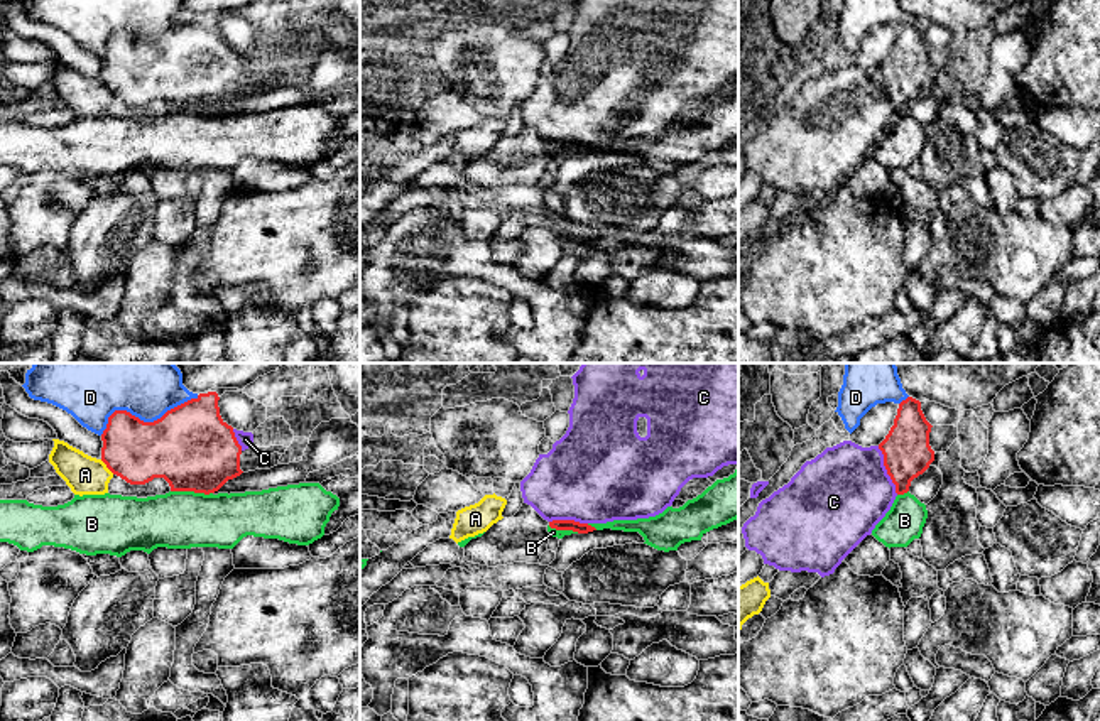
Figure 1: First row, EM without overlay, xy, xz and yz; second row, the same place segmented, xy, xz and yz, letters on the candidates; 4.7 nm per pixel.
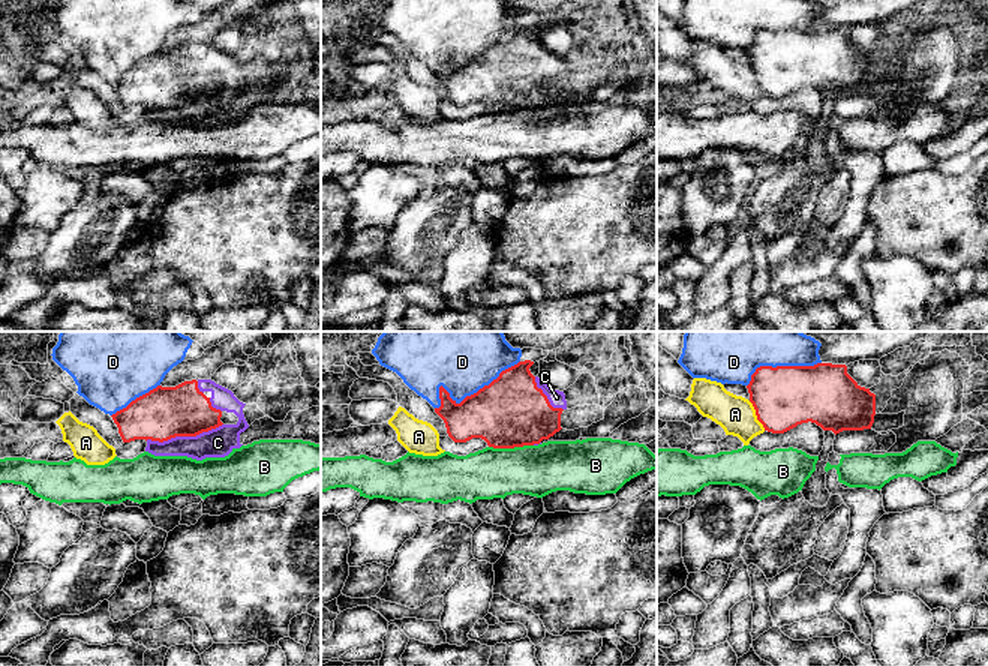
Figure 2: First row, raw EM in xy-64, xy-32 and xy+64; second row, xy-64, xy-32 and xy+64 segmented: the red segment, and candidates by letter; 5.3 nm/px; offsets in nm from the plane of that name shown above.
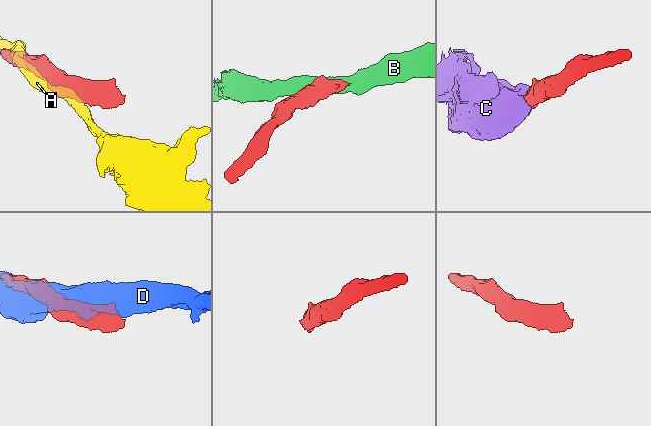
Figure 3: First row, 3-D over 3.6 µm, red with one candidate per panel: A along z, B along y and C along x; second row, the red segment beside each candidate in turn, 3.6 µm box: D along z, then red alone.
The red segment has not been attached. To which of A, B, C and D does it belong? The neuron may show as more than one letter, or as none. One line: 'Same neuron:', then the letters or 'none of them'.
Same neuron: C

